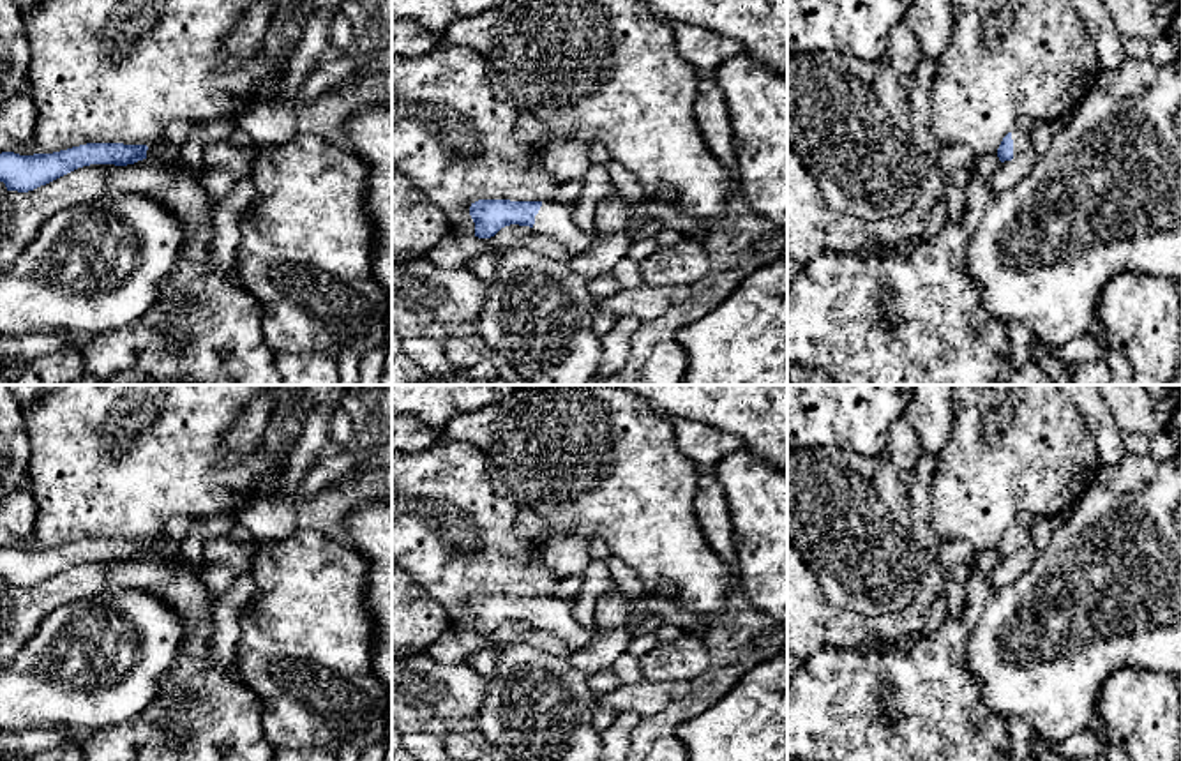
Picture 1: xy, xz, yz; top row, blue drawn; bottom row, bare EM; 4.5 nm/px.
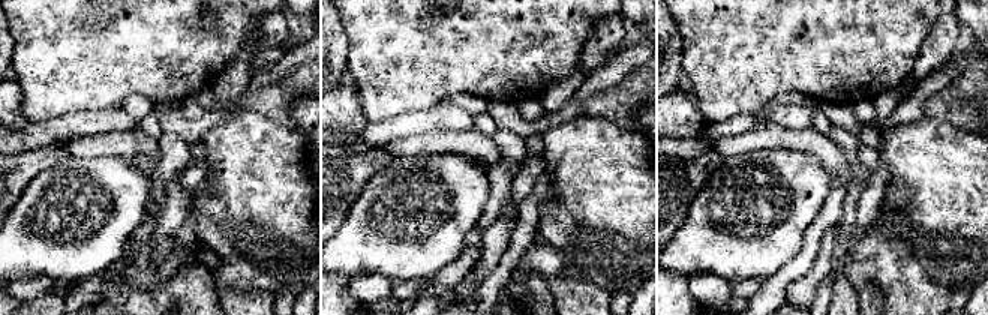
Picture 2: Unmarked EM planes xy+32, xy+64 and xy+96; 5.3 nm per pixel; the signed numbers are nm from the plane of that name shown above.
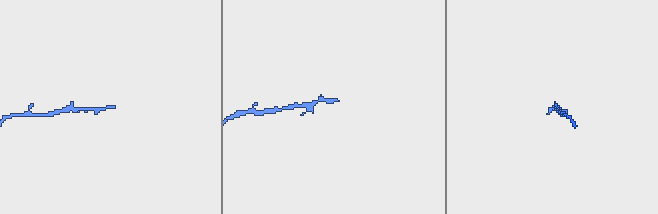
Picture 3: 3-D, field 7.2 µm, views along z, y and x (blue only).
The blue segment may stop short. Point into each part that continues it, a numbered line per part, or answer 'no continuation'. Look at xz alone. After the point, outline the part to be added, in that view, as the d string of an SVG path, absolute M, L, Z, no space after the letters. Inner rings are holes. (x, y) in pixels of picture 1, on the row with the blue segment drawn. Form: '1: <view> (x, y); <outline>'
1: xz (555, 219); M544 201L535 215L533 231L549 235L561 242L572 256L586 252L595 233L583 231L572 217L570 207L556 201Z

